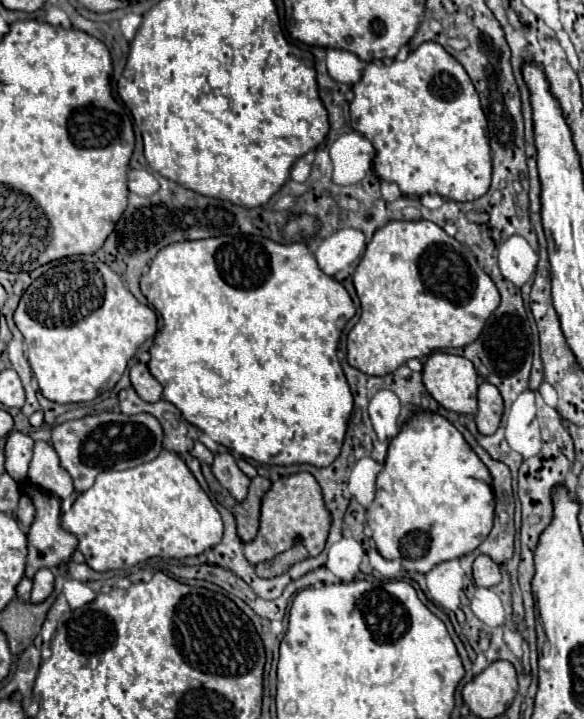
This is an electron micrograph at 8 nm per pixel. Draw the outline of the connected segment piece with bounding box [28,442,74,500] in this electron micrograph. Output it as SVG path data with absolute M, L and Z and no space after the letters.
M36 442L34 458L30 462L28 478L40 488L52 492L54 496L66 500L74 492L72 476L60 466L60 458L56 450L46 442Z

